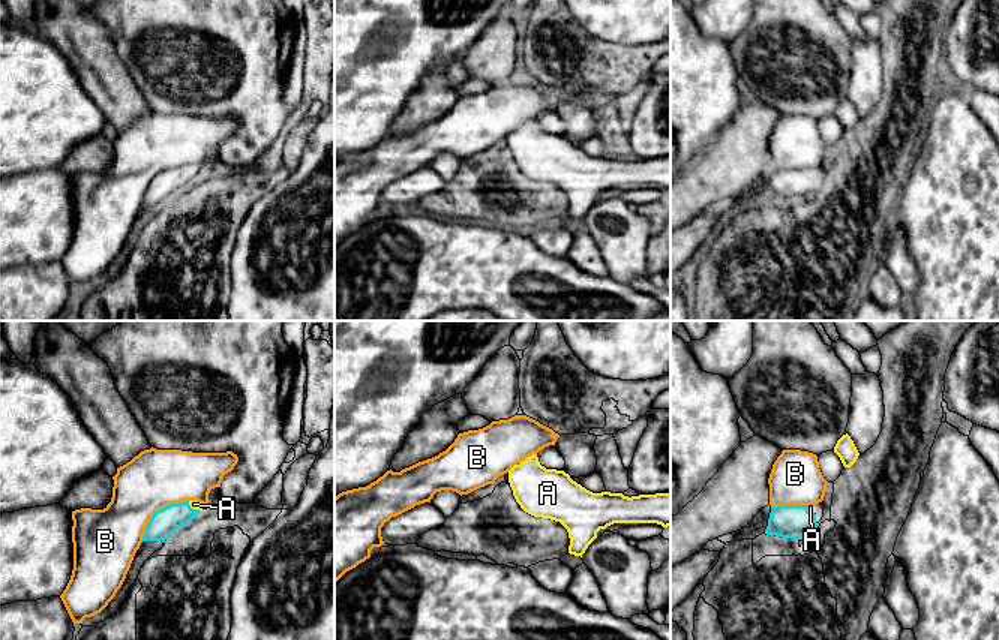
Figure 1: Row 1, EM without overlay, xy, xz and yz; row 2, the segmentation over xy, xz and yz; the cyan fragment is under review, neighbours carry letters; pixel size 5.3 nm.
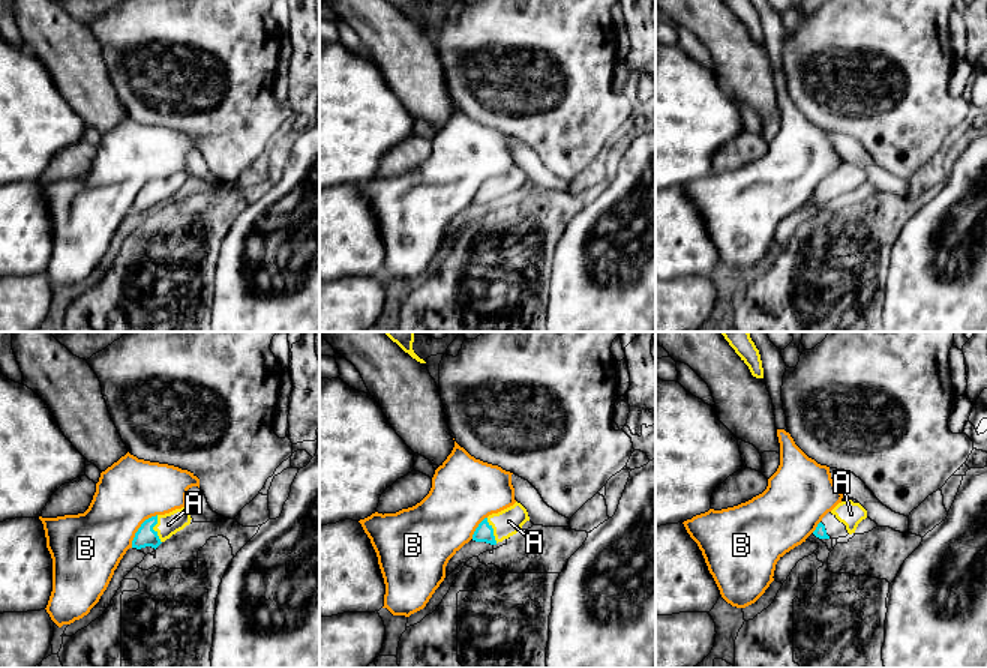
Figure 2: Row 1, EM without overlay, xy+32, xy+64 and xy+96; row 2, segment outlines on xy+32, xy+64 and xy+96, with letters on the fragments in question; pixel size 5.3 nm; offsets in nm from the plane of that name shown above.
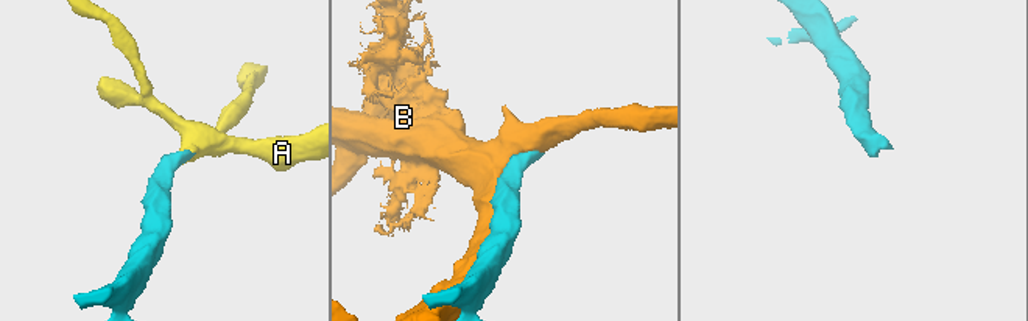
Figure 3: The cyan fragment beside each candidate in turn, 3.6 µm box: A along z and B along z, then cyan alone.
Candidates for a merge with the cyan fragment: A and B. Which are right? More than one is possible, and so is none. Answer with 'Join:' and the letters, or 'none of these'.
Join: A

